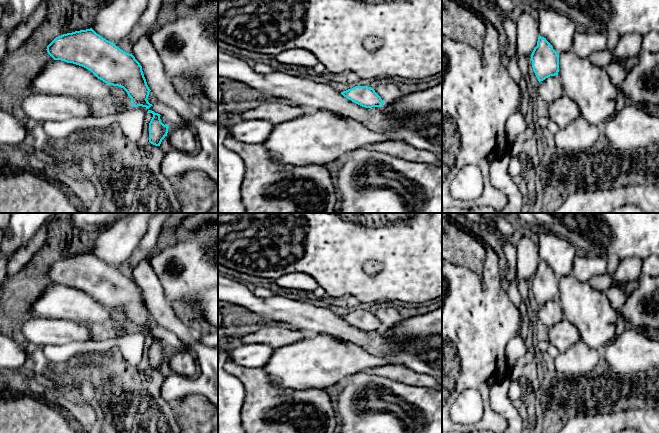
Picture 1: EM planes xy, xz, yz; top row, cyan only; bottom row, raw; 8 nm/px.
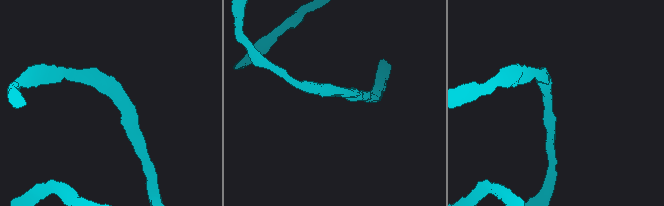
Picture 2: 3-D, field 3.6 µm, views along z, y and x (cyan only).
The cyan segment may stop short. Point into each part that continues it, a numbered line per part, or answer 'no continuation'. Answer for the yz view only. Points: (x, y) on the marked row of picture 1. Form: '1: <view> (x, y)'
1: yz (560, 108)

